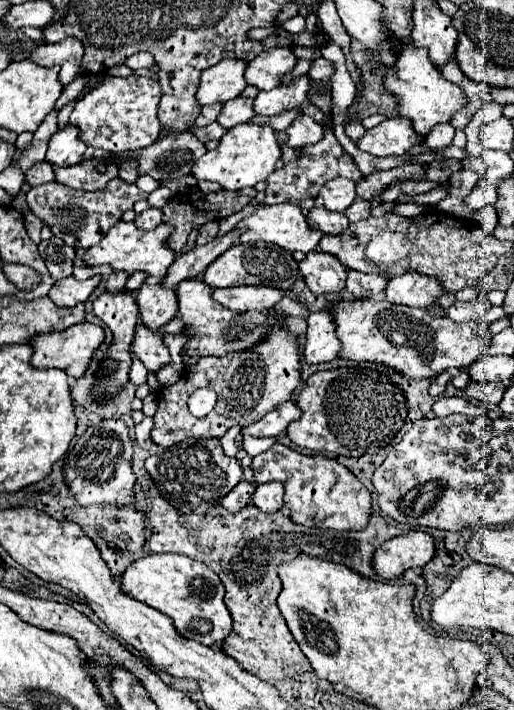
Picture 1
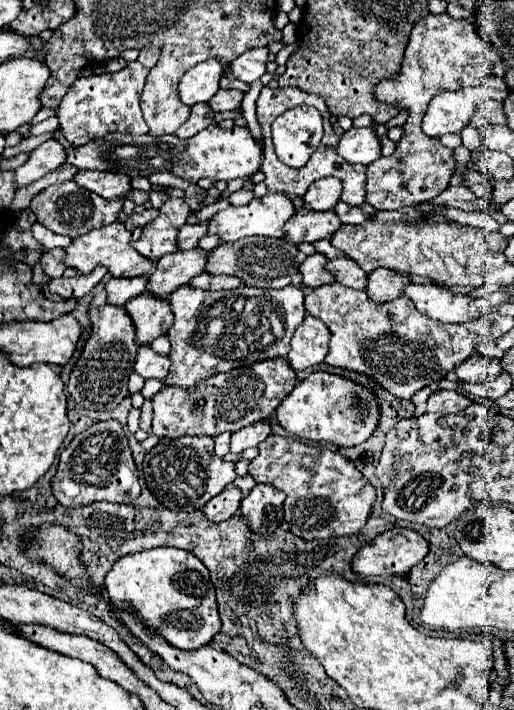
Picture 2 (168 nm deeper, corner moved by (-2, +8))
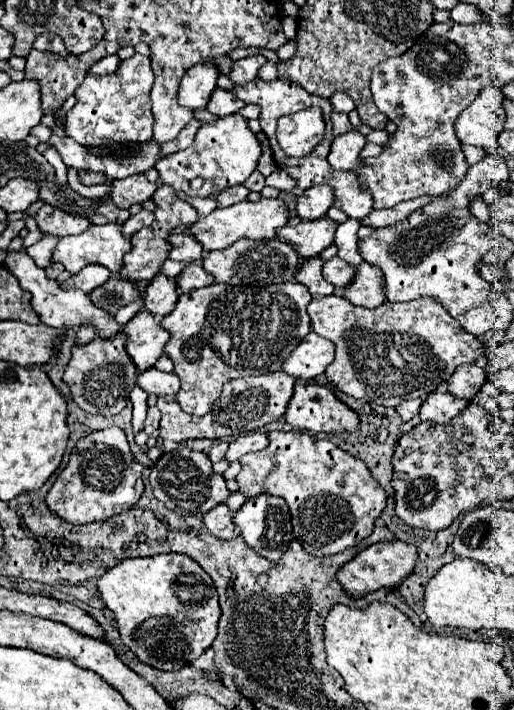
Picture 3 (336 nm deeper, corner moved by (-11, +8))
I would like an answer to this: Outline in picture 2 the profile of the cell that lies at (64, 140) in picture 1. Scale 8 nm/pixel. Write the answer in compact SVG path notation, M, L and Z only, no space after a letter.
M48 139L48 143L42 143L38 149L34 149L30 153L30 159L18 167L14 171L14 183L16 187L26 187L38 179L42 179L46 173L58 169L66 159L64 159L64 147L54 141L54 139Z

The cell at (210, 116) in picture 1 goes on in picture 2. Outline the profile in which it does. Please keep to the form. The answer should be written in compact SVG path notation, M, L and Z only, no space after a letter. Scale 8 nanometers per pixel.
M198 103L190 109L190 117L186 123L182 123L178 129L176 129L176 137L180 139L190 139L194 137L196 133L200 133L202 129L206 129L210 123L212 123L212 117L214 113L210 111L210 107L206 107L206 103Z

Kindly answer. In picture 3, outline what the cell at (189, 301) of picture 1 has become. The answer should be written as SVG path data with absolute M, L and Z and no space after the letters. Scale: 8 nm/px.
M297 281L267 285L267 287L227 287L227 285L209 285L203 289L195 289L191 293L183 293L177 299L175 309L163 317L161 325L171 331L171 339L165 345L165 353L173 359L173 373L181 379L181 389L177 393L177 401L185 413L205 415L211 411L215 399L221 395L221 389L227 381L247 375L261 375L281 371L287 355L295 349L295 345L305 339L309 333L311 319L307 315L307 305L311 301L311 293Z

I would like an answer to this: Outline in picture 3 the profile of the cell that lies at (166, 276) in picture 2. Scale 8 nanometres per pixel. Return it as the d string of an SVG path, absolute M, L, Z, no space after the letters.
M157 273L145 289L145 307L153 315L165 317L175 307L177 291L179 291L179 287L175 287L175 277L167 277L163 273Z

